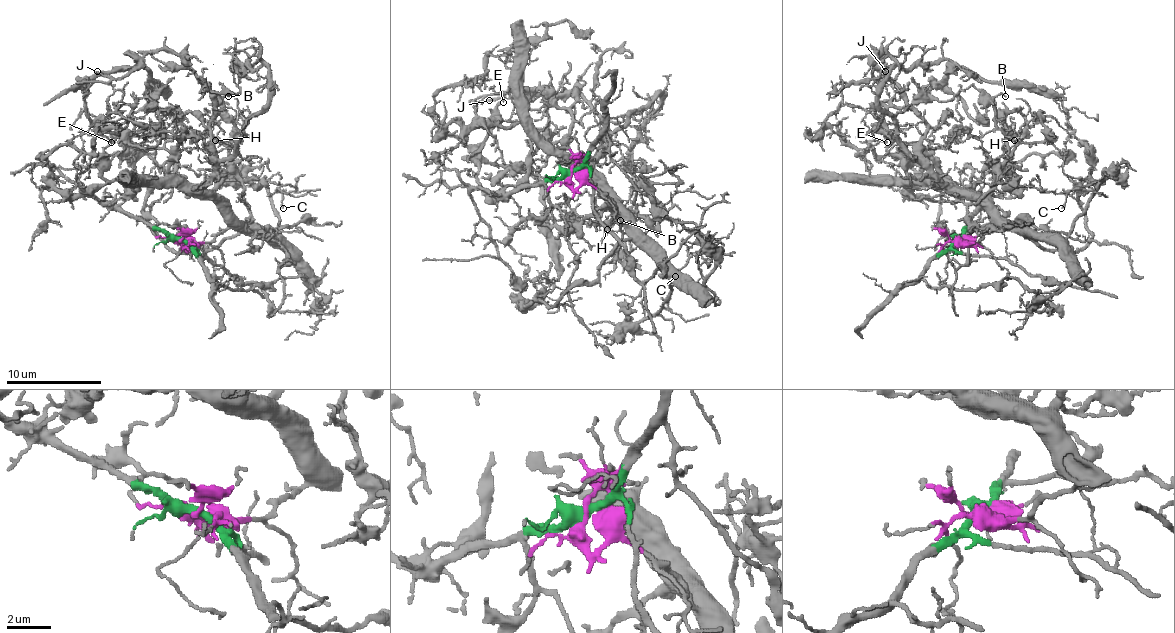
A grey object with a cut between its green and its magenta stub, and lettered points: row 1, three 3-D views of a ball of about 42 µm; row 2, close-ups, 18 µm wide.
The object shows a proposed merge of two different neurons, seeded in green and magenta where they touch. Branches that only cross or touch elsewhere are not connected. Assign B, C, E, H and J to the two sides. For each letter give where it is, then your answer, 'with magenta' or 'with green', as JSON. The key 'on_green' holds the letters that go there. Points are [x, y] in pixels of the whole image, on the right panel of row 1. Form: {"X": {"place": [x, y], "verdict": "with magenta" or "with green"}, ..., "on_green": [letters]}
{"B": {"place": [1005, 96], "verdict": "with magenta"}, "C": {"place": [1061, 208], "verdict": "with magenta"}, "E": {"place": [887, 142], "verdict": "with magenta"}, "H": {"place": [1014, 140], "verdict": "with magenta"}, "J": {"place": [885, 71], "verdict": "with magenta"}, "on_green": []}

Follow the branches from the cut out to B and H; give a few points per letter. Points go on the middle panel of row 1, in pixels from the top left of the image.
B: (571, 173), (583, 176), (619, 214), (607, 207), (612, 211), (607, 221), (597, 221), (609, 207), (621, 221)
H: (571, 173), (583, 176), (600, 190), (619, 214), (607, 207), (623, 221), (616, 230), (607, 228)

